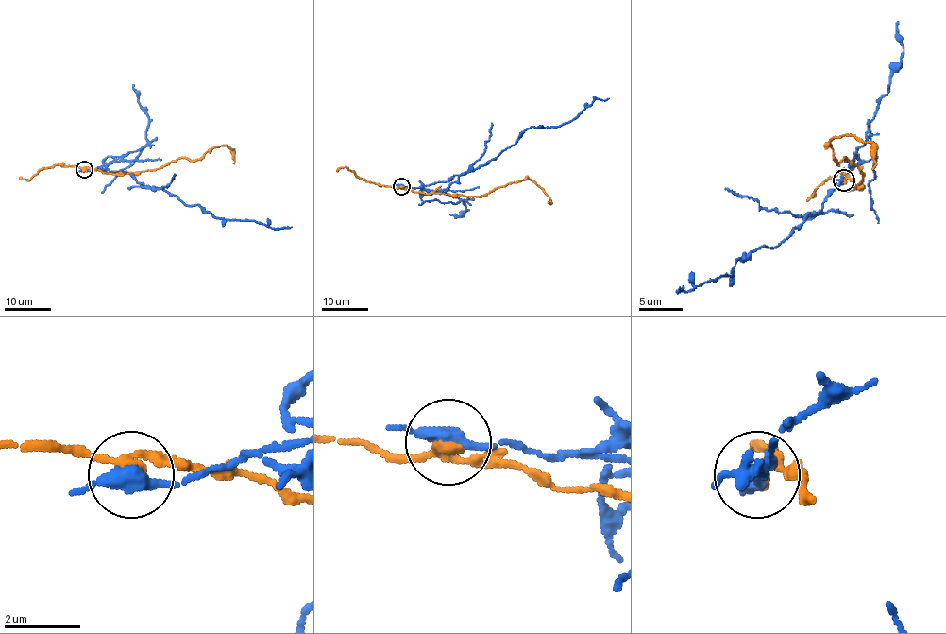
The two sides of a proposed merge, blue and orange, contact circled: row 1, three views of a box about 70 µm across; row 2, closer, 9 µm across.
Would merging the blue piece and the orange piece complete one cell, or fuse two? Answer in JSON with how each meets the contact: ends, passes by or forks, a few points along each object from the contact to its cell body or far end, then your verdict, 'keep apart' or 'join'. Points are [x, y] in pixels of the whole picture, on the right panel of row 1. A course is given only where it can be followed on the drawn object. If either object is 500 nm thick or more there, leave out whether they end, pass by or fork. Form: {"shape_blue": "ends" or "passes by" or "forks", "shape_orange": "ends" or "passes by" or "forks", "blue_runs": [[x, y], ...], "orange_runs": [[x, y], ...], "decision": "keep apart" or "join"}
{"shape_blue": "passes by", "shape_orange": "passes by", "blue_runs": [[843, 179], [848, 176], [817, 214], [776, 248], [763, 245], [741, 258], [732, 275], [680, 286]], "orange_runs": [[843, 179], [856, 188], [863, 173], [848, 158], [836, 162], [830, 143], [841, 136], [869, 143], [871, 169]], "decision": "keep apart"}

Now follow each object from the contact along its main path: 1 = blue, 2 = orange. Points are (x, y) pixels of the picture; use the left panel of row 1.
1: (84, 169), (127, 172), (138, 182), (160, 188), (188, 205), (198, 204), (215, 217), (291, 226)
2: (84, 169), (126, 174), (155, 170), (179, 158), (198, 160), (220, 146), (233, 149), (233, 163)

